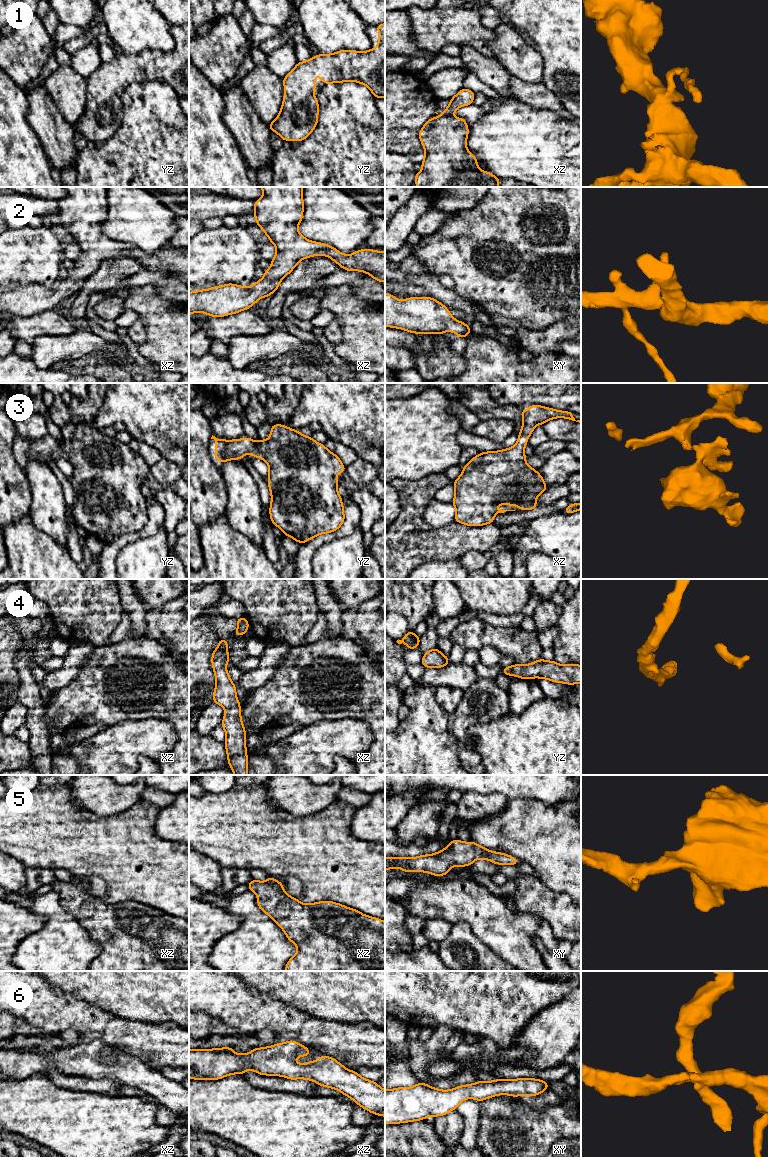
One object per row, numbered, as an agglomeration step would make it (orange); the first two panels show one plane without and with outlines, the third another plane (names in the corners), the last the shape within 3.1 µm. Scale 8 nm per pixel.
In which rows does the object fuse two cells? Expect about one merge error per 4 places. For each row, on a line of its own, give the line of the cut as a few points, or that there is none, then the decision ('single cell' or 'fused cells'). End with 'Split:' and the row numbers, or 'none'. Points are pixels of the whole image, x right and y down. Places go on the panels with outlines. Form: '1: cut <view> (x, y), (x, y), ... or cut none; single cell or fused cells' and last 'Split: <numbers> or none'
1: cut none; single cell
2: cut none; single cell
3: cut none; single cell
4: cut none; single cell
5: cut none; single cell
6: cut none; single cell
Split: none

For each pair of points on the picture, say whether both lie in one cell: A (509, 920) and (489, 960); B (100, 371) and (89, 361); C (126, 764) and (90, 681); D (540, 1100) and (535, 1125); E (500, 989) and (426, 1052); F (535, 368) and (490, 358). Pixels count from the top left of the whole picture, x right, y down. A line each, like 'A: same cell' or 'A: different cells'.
A: different cells
B: same cell
C: different cells
D: different cells
E: different cells
F: same cell

